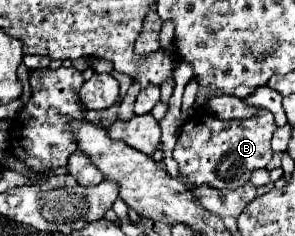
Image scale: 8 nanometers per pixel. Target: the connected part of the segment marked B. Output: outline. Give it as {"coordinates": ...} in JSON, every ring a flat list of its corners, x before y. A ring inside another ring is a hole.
{"coordinates":[[269,110,249,120,219,120,199,118,189,120,181,126,173,158,177,160,179,174,187,178,191,186,209,186,217,190,235,190,251,180,253,170,267,168,271,162,271,136,275,132,275,120],[201,120,201,122,199,122]]}

